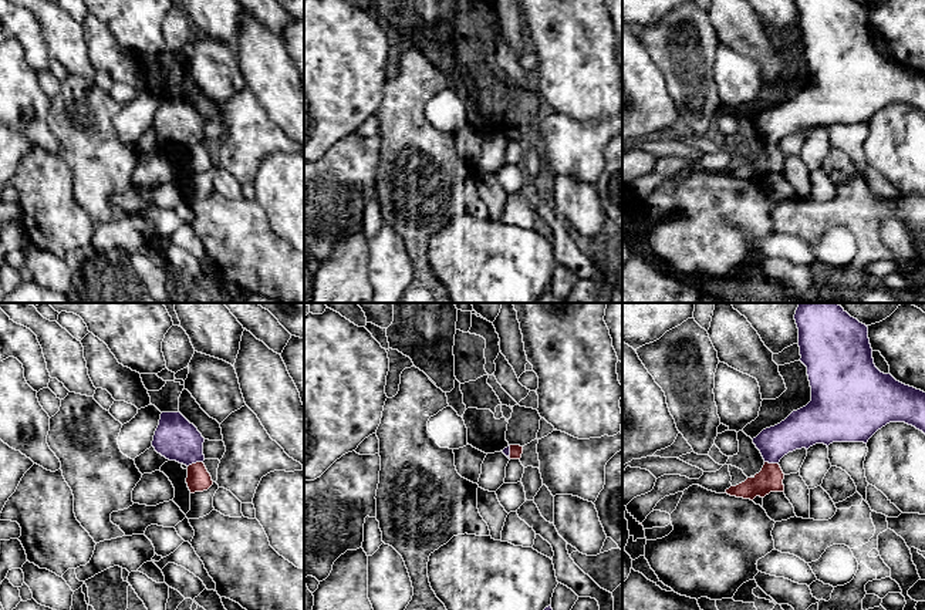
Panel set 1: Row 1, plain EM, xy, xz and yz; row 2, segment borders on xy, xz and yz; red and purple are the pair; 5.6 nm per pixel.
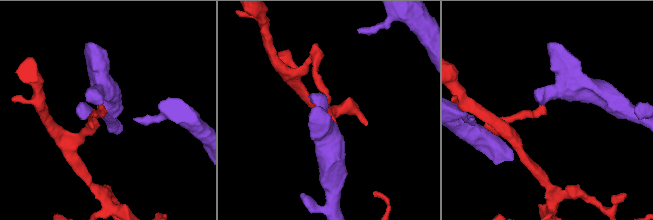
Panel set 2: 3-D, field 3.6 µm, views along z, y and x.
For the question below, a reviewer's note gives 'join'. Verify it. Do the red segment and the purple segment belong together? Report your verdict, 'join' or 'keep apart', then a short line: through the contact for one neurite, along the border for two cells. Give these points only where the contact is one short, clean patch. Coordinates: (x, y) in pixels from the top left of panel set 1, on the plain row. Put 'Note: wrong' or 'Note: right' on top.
Note: wrong
keep apart; line xy (202, 142), (192, 144), (188, 148)

